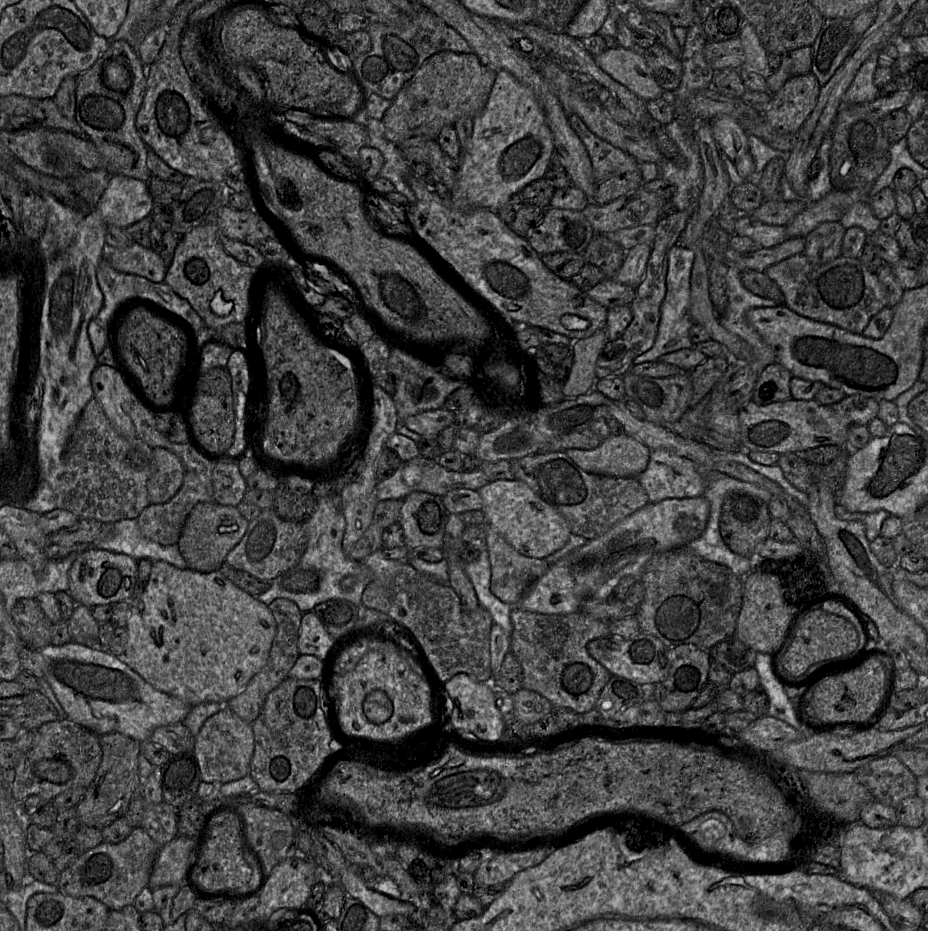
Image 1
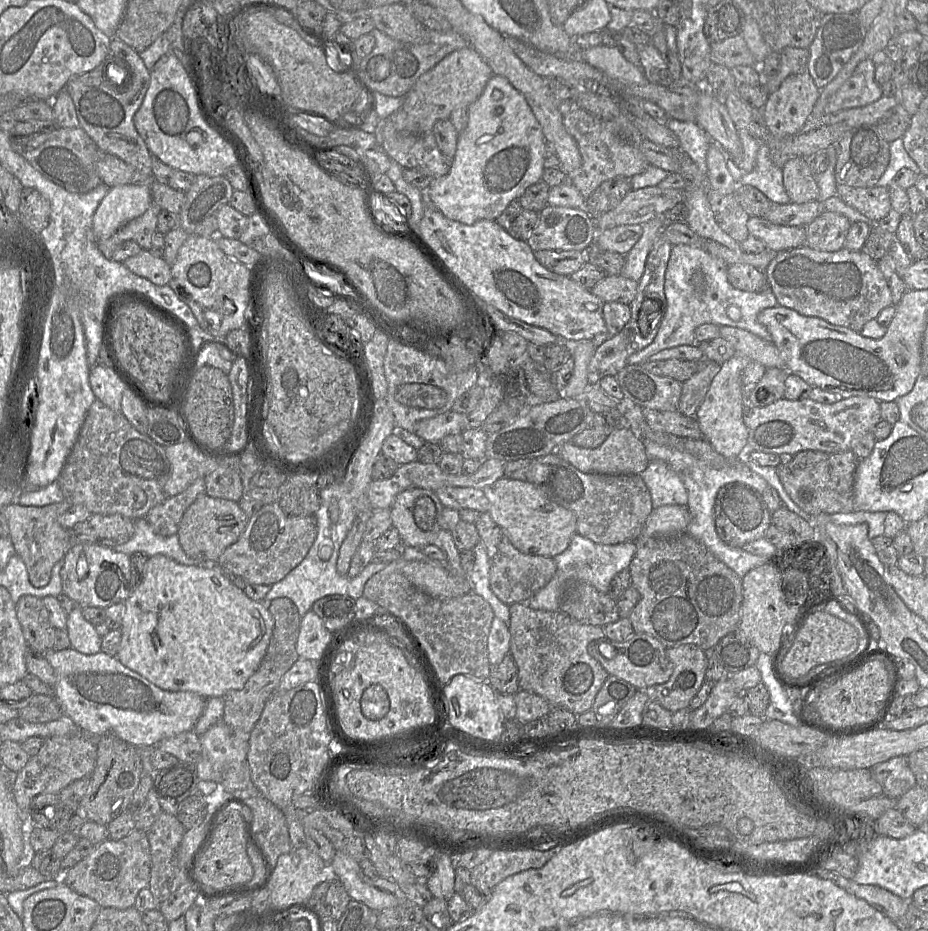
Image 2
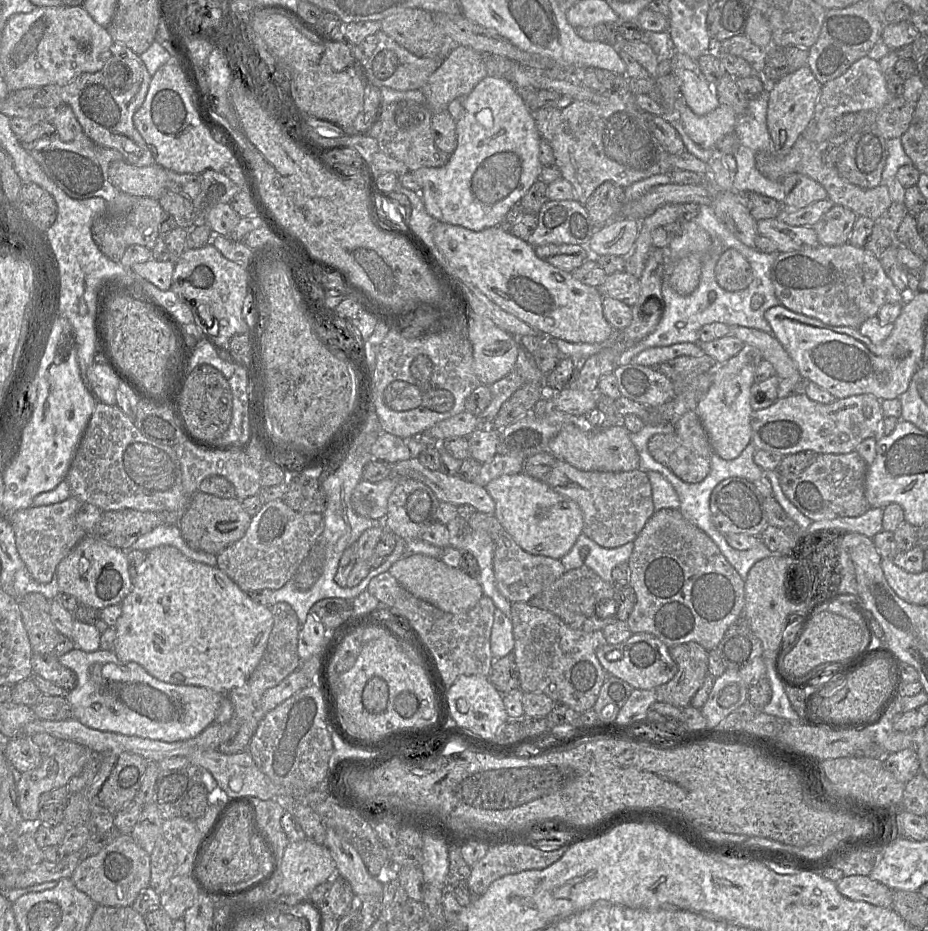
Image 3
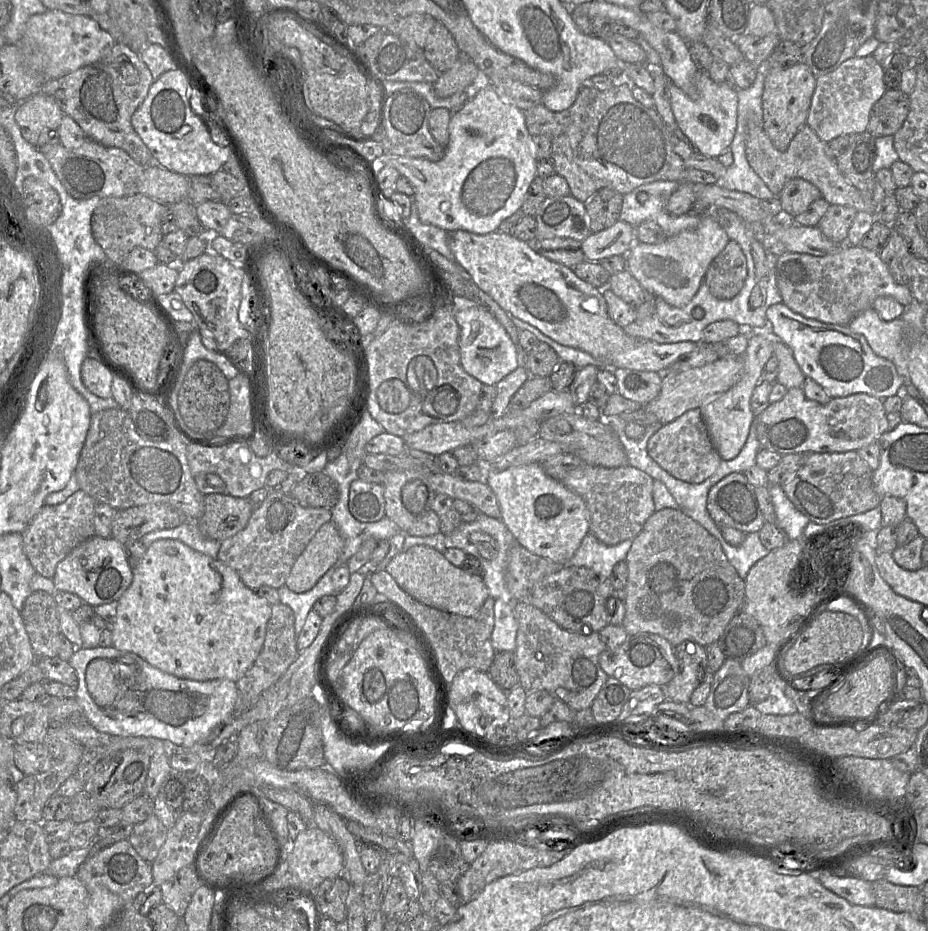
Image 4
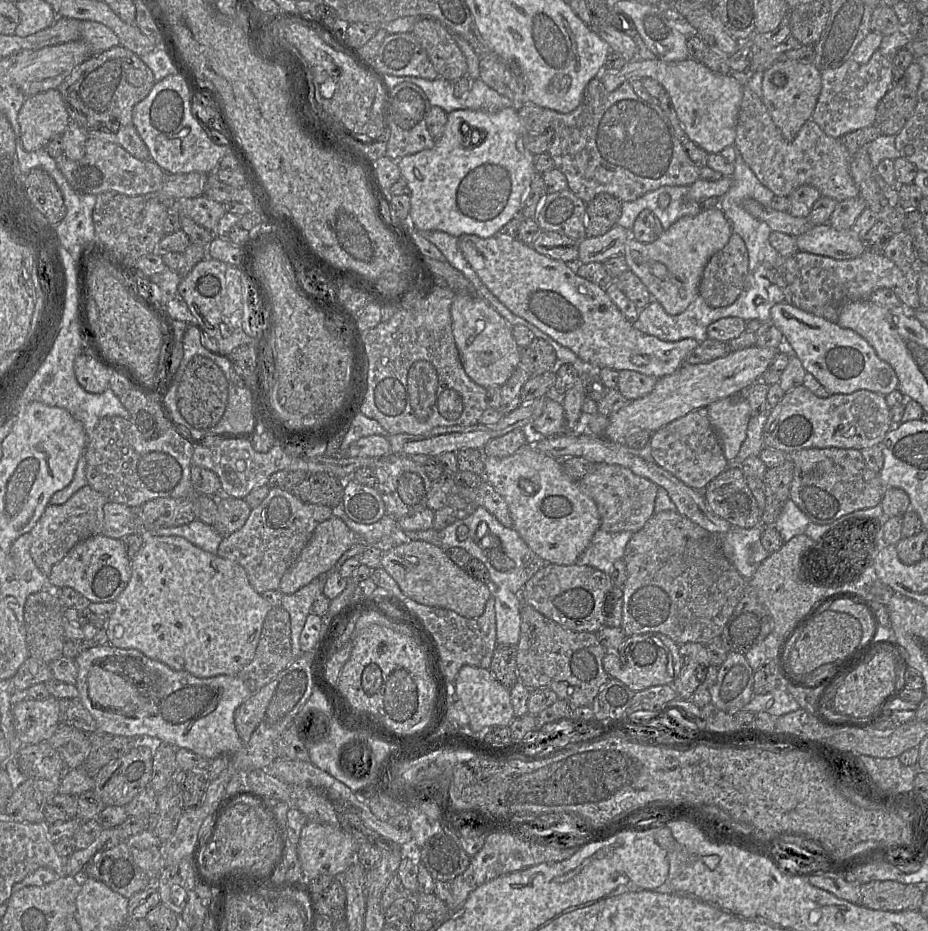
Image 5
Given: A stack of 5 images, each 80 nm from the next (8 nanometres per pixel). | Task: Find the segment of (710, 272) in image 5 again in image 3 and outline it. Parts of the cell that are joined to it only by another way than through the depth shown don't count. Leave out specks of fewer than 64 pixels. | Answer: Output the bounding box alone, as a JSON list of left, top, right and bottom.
[715,248,753,292]

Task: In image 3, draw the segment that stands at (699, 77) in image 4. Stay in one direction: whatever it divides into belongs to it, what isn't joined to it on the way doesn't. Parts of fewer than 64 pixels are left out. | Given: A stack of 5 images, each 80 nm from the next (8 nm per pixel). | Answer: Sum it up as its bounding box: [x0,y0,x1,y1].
[674,95,738,149]

